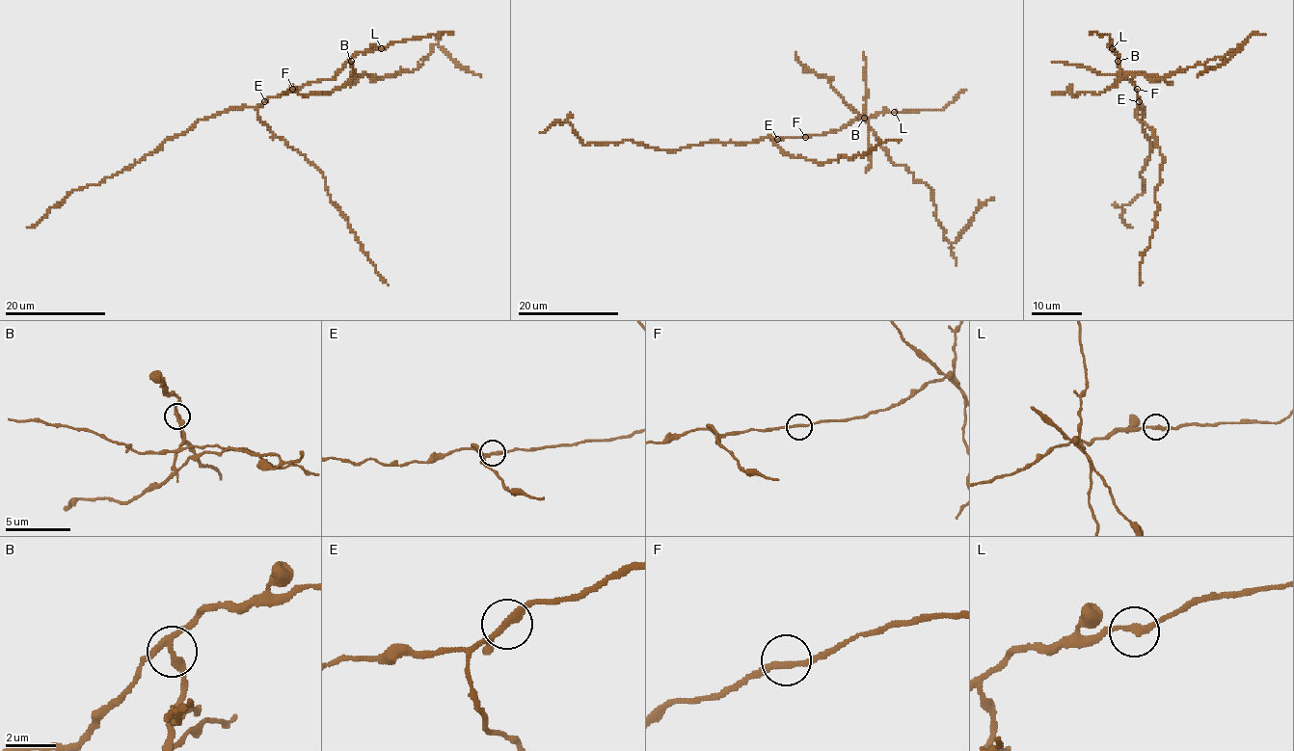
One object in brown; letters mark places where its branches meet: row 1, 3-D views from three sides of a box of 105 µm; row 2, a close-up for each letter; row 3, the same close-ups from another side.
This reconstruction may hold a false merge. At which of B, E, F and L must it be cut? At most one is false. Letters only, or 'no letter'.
B

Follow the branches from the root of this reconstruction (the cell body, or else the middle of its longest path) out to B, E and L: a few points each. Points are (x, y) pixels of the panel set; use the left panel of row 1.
B: (292, 90), (319, 80), (330, 80), (351, 61)
E: (292, 90), (269, 96), (264, 101)
L: (292, 90), (319, 80), (330, 80), (357, 52), (381, 48)

